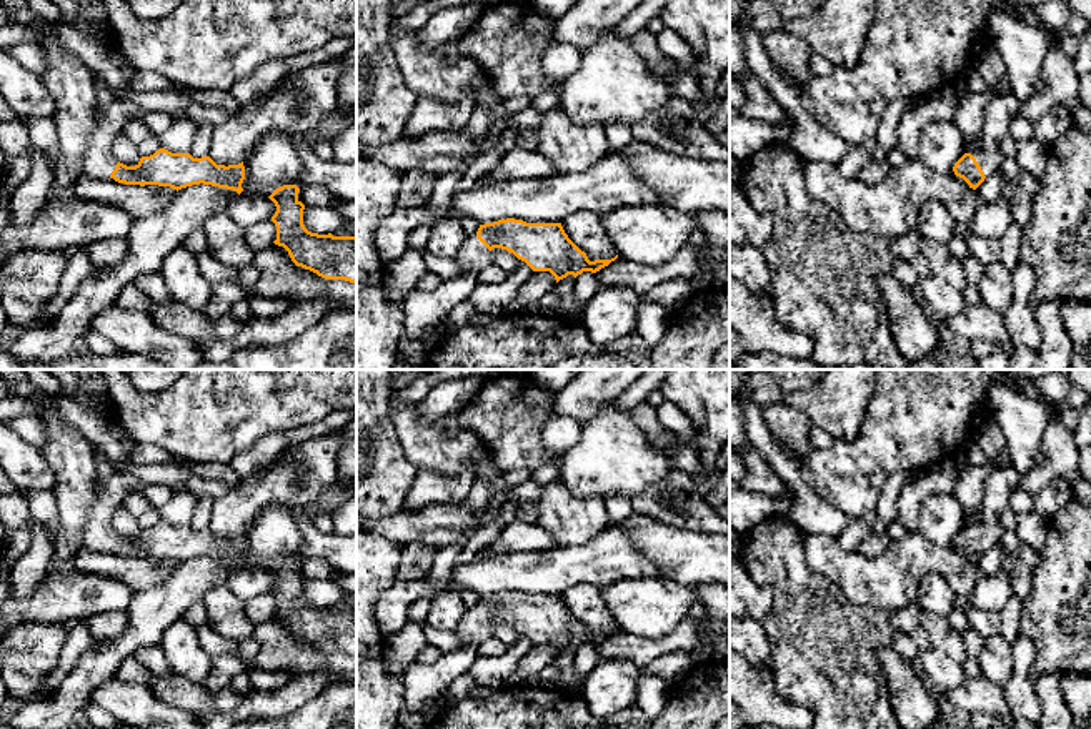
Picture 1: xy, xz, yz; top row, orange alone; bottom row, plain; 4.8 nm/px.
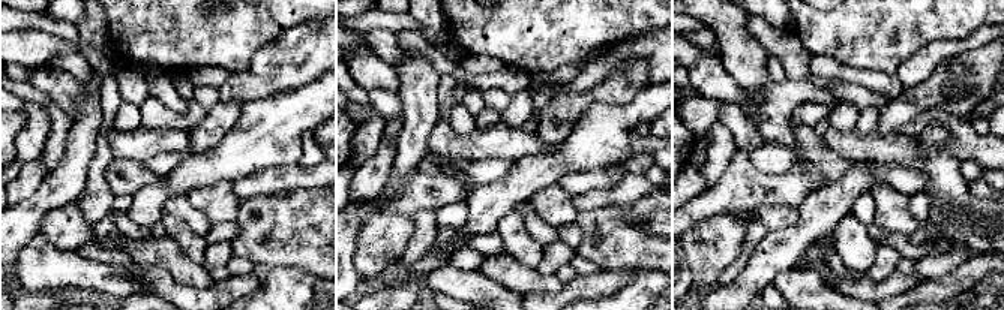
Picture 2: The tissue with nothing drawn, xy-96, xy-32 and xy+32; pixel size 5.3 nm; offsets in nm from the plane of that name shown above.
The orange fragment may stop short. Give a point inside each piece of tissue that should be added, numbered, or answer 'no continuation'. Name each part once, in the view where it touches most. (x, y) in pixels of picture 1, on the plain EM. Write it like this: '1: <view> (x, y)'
1: yz (998, 486)

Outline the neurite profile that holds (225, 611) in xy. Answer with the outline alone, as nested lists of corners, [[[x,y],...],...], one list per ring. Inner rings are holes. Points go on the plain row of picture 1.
[[[218,586],[203,598],[207,624],[230,641],[243,641],[255,636],[253,622],[245,611],[245,601],[228,586]]]

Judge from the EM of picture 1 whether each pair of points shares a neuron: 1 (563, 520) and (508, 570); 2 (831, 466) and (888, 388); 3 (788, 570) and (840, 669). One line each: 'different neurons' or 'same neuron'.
1: different neurons
2: same neuron
3: same neuron

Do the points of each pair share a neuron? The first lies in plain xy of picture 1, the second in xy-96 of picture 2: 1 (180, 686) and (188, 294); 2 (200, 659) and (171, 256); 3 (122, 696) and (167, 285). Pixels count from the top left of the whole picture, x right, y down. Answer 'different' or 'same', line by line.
1: different
2: different
3: different

